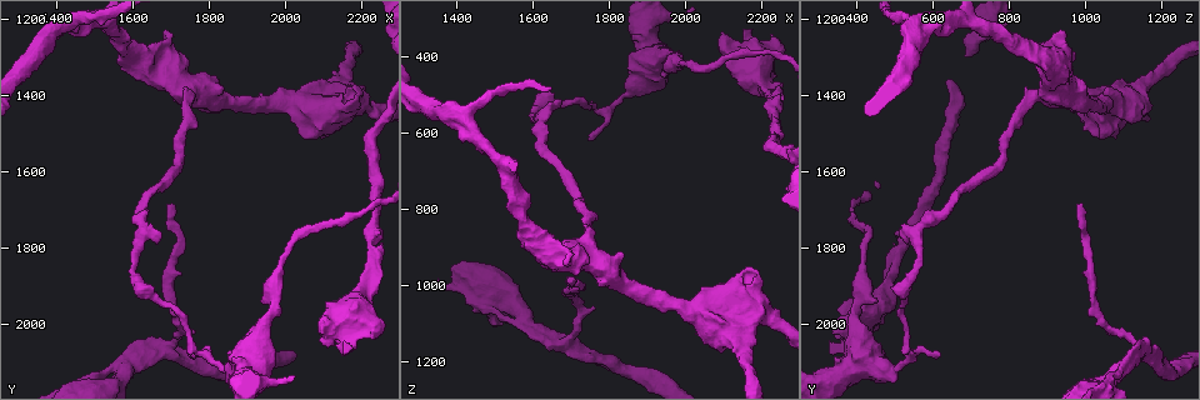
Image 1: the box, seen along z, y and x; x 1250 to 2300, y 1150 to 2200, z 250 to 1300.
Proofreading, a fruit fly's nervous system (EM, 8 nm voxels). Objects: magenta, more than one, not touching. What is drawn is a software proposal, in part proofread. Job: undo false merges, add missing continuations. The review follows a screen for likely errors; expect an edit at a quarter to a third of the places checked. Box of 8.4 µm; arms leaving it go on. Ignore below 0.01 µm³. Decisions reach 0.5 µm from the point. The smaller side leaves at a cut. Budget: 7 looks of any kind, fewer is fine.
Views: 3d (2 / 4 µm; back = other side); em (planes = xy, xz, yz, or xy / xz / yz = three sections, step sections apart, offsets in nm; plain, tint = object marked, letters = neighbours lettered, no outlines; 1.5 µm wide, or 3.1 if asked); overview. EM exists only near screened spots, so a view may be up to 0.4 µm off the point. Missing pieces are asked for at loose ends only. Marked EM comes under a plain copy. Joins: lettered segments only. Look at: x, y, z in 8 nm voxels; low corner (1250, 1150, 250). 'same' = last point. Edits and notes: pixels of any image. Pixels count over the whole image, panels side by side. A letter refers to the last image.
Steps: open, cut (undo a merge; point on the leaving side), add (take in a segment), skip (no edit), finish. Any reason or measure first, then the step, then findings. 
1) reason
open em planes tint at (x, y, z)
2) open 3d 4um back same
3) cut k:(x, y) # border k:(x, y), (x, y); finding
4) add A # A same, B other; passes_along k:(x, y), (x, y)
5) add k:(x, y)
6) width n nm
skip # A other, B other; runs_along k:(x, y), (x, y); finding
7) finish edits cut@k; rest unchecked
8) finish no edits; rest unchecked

an open end
open em planes letters at (2100, 2020, 340)

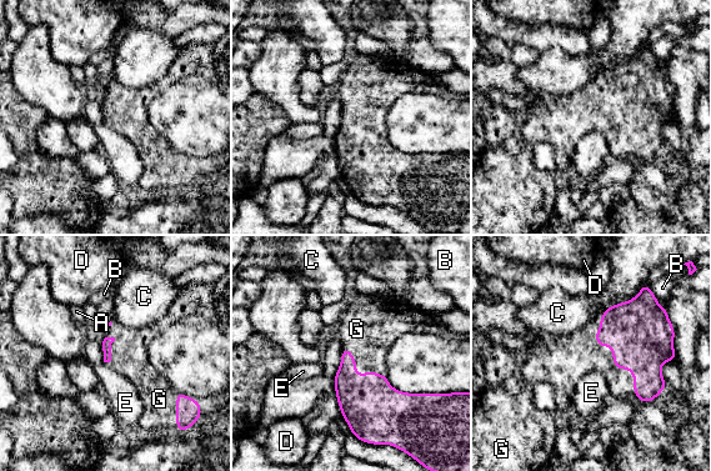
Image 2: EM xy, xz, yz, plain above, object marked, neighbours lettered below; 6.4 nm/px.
add G # A other, B other, C other, D other, E other, G same; passes_along 2:(641, 336), (614, 360), (576, 354); the cell continues

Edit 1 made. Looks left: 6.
branch stops here
open em yz step 4 tint at (1665, 1775, 525)

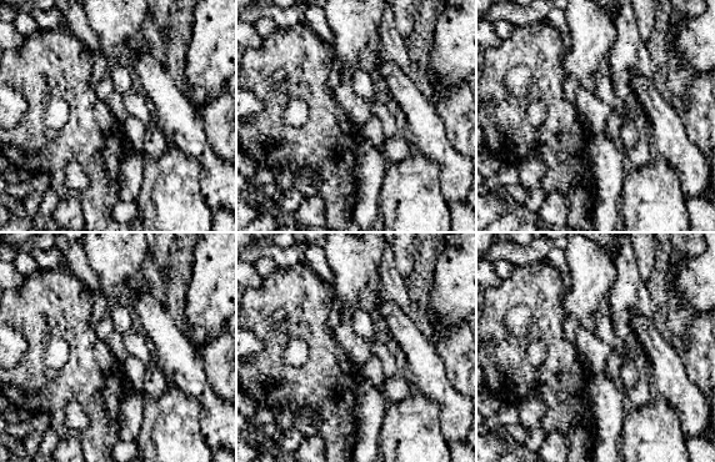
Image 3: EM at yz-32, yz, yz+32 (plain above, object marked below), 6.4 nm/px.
open em planes letters same

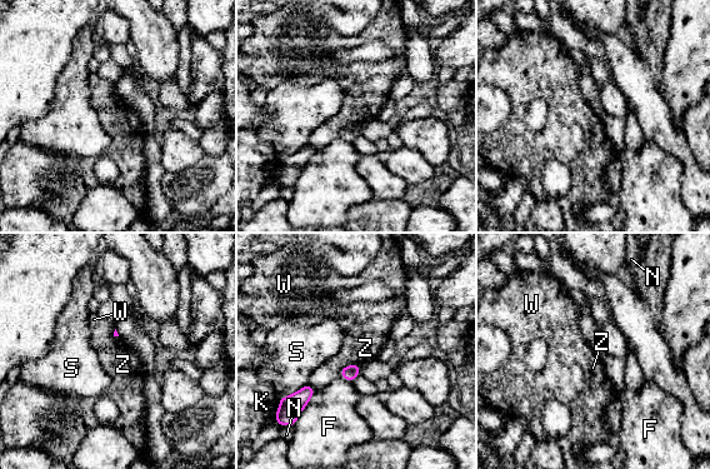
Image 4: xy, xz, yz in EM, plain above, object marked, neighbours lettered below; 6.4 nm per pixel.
width 100 nm
skip # F other, K other, N other, S other, W other, Z other; border 4:(360, 364), (346, 364), (338, 375); no lettered segment goes on from it

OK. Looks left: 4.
sudden change in width
open 3d 4um at (2145, 1360, 1175)

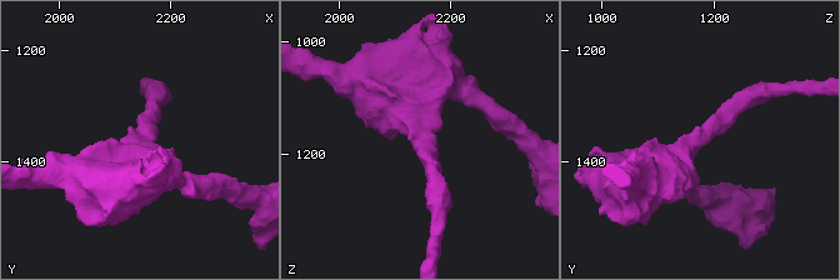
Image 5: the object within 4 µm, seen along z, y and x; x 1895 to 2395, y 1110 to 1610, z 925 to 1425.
arm_widths 240, 650 nm; shape alone is not enough
open em planes tint at (2140, 1360, 1170)

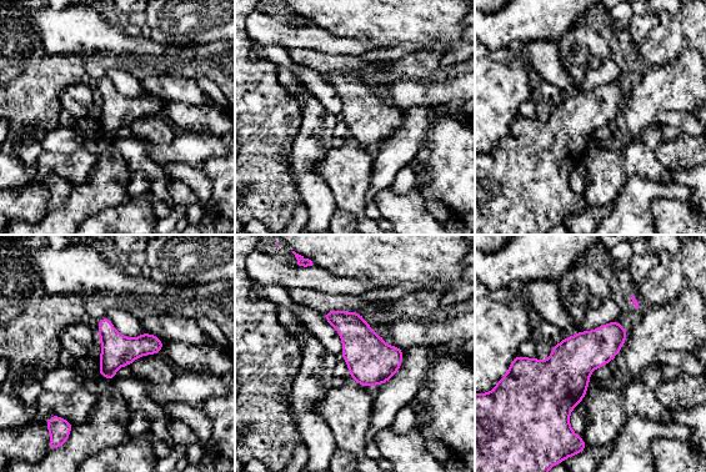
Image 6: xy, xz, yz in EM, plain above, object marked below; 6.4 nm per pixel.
what lies round it
open em planes letters same

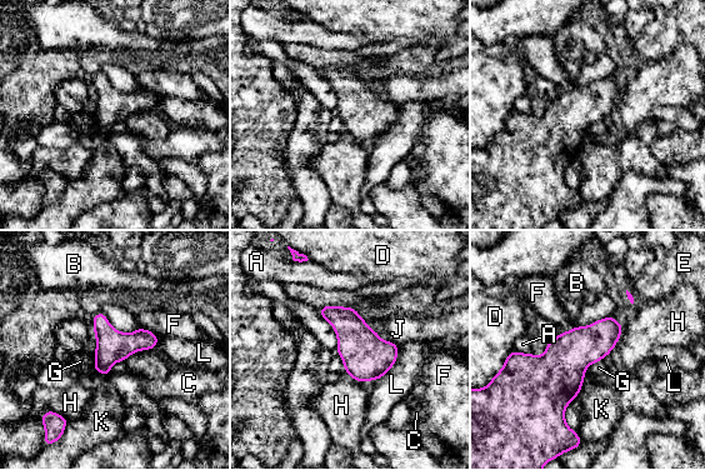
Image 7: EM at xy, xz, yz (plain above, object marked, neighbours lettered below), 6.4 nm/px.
width 200 nm; longest_contact L 280 nm
skip # A other, B other, C other, D other, E other, F other, G other, H other, J other, K other, L other; all the same cell

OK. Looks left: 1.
finish edits add@2; rest unchecked

